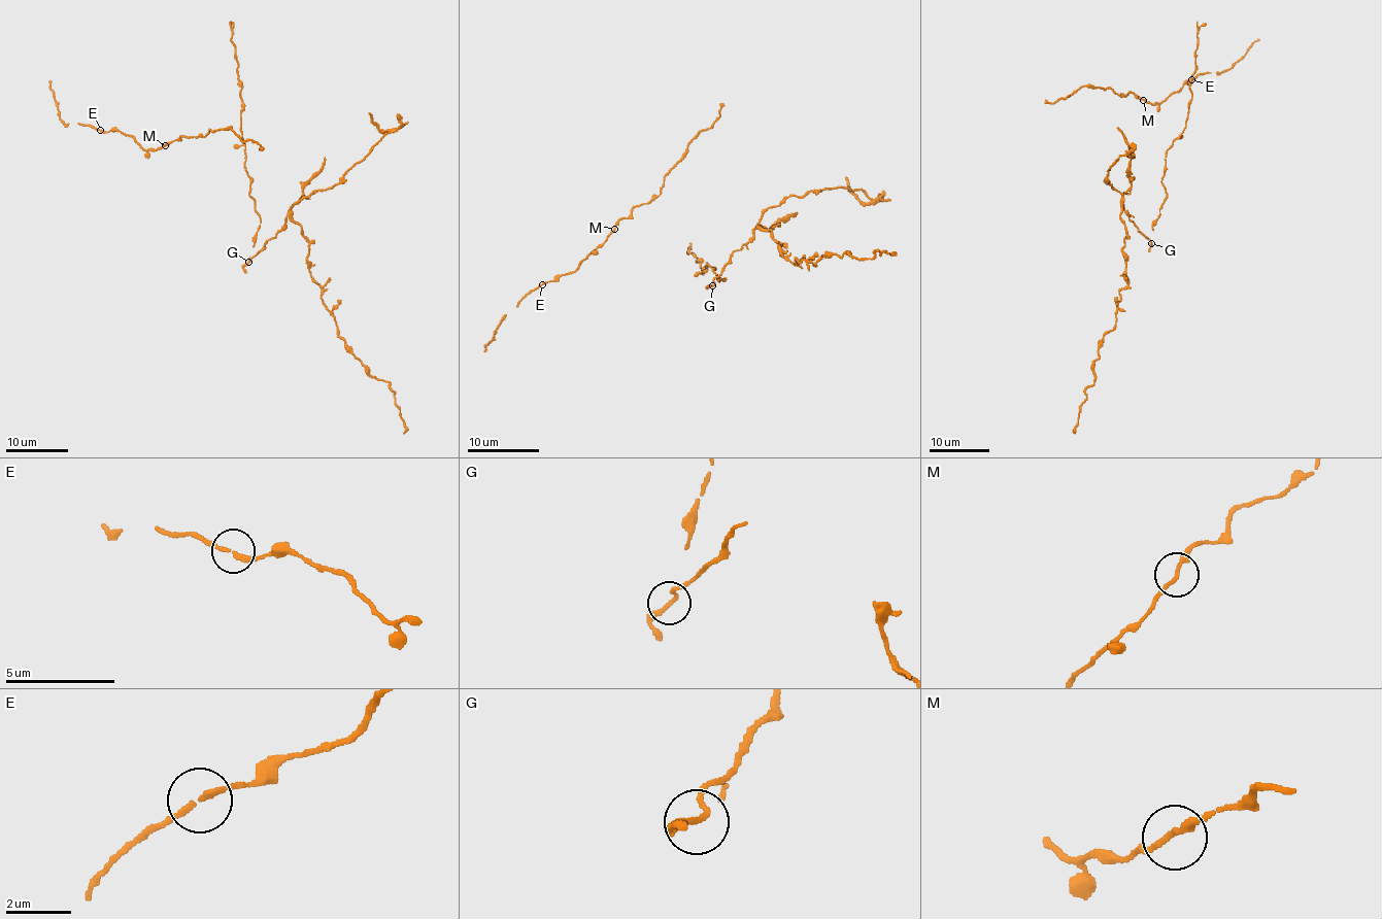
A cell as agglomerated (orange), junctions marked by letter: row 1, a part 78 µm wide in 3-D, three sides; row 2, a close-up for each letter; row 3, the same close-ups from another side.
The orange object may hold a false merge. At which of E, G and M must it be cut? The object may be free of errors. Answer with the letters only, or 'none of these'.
G

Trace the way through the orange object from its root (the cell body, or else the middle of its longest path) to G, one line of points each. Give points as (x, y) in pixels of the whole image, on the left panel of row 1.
G: (259, 229), (255, 254), (247, 262)

